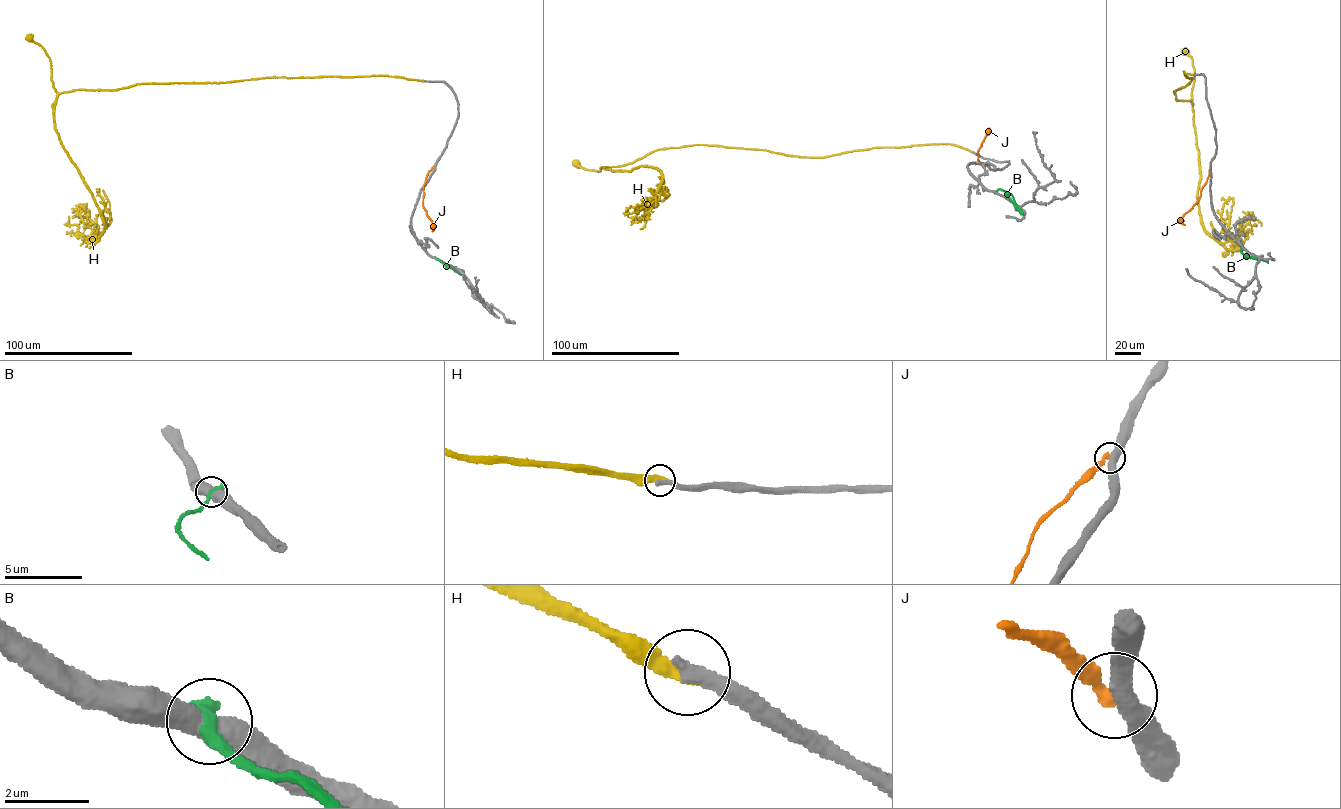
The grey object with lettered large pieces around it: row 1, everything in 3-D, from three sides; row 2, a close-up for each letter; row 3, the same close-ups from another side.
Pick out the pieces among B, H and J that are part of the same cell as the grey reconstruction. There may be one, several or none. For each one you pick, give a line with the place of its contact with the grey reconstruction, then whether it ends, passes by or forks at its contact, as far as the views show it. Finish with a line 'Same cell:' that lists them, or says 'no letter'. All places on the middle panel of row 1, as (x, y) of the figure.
H: (972, 152) | it ends
Same cell: H

